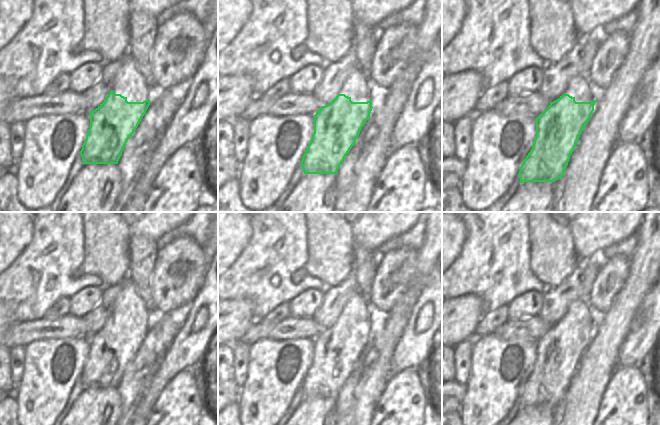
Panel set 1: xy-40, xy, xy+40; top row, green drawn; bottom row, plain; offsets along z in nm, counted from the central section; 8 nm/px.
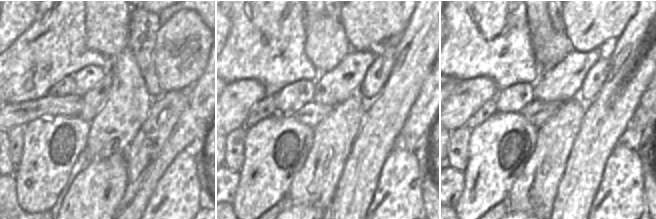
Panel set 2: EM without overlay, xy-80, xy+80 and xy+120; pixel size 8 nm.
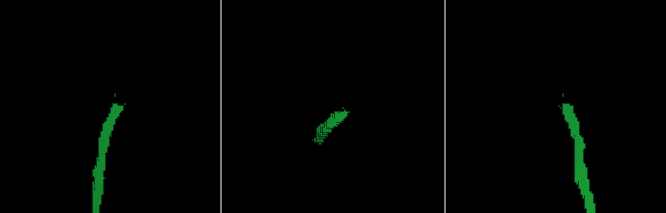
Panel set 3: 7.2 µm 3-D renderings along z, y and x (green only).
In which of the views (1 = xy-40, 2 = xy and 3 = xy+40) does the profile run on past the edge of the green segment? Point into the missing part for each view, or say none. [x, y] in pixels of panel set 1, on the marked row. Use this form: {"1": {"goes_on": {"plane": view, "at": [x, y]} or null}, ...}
{"1": {"goes_on": null}, "2": {"goes_on": null}, "3": {"goes_on": null}}

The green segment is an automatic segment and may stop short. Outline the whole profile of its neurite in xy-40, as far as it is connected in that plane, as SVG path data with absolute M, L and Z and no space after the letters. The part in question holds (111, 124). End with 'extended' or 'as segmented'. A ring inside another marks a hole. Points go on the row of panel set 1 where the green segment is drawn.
M110 91L106 99L90 112L90 127L79 152L84 164L118 164L122 151L150 105L149 100L128 102L127 97Z | as segmented

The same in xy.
M338 94L314 115L314 133L302 157L304 174L336 174L367 120L370 119L372 101L352 102L351 97Z | as segmented

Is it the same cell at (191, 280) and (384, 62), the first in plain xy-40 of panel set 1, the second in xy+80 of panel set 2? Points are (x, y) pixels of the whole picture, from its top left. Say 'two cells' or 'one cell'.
one cell

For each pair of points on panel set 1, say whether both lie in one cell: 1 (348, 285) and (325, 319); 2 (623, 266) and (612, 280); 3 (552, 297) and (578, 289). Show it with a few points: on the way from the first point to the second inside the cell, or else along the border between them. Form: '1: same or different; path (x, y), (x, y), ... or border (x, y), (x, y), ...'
1: same; path (341, 293), (329, 311)
2: same; path (620, 269), (612, 277)
3: same; path (558, 297), (572, 289)

